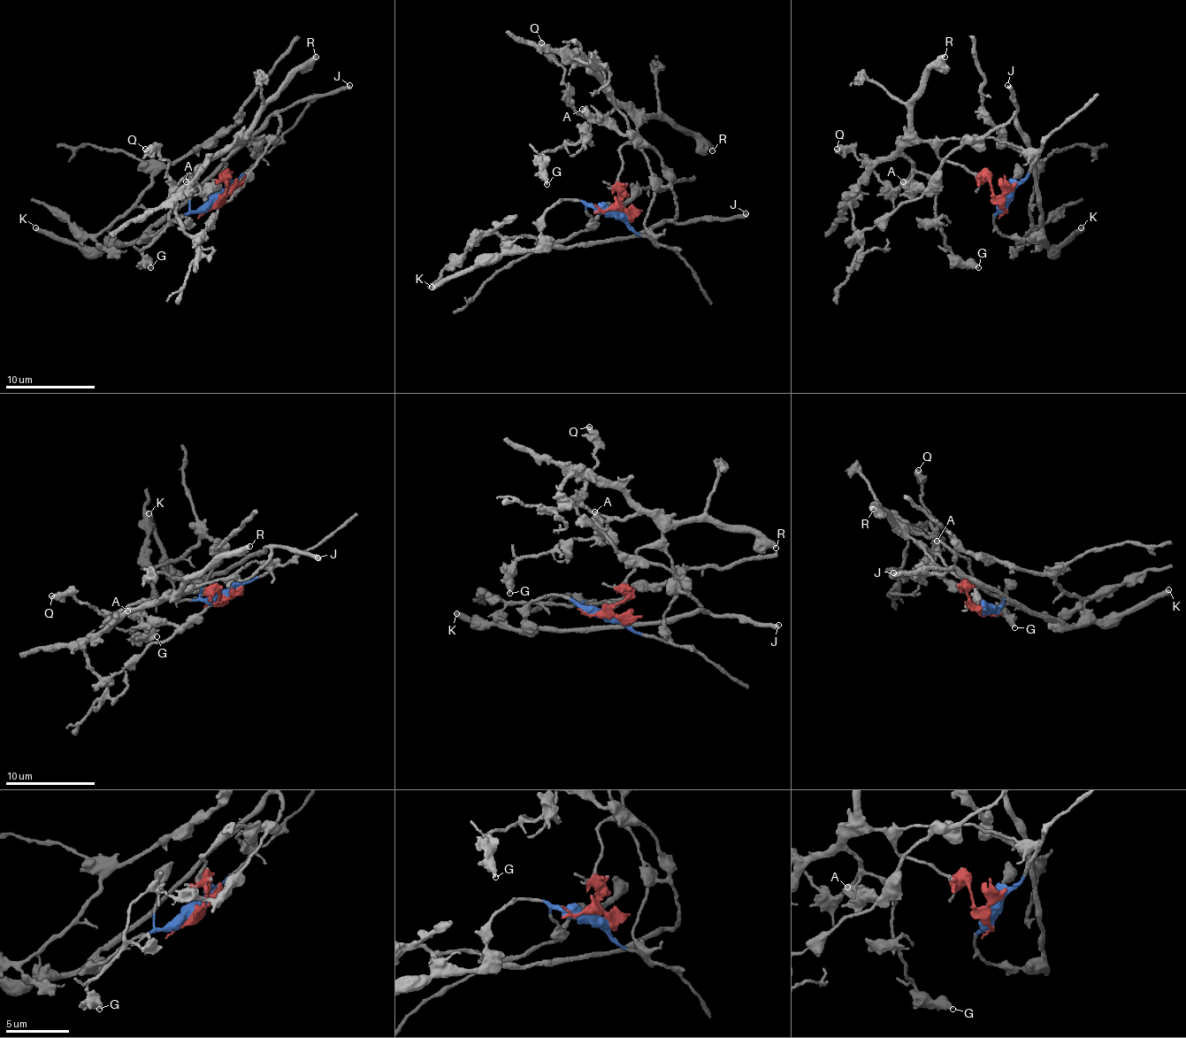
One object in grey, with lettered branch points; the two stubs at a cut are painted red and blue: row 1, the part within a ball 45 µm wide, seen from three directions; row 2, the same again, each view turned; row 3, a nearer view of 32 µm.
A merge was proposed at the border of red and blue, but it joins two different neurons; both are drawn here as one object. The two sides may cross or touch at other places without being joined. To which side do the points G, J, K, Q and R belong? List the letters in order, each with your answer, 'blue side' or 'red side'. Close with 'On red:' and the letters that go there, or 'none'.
G: red side
J: blue side
K: blue side
Q: red side
R: red side
On red: G, Q, R

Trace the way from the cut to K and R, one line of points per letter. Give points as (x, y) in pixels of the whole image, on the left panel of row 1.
K: (220, 201), (207, 201), (196, 210), (178, 214), (154, 234), (133, 243), (87, 248), (55, 239), (35, 228)
R: (220, 201), (227, 180), (223, 161), (252, 125), (256, 111), (317, 56)

